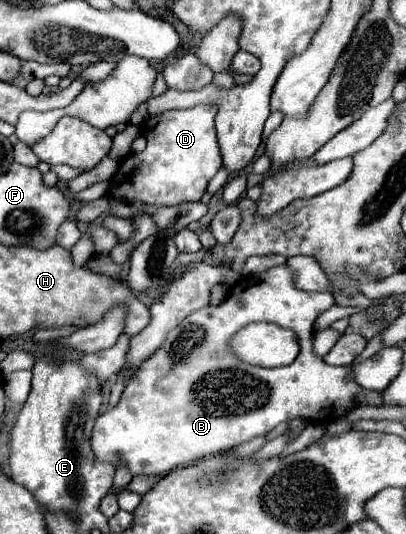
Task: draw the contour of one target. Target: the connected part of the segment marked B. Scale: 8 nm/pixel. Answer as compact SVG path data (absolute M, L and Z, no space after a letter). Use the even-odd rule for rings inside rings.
M291 257L287 259L287 267L271 267L259 275L241 277L231 287L229 297L221 305L207 305L187 315L187 319L183 319L175 329L169 331L159 351L145 359L135 371L135 375L129 379L119 403L97 417L91 435L91 449L97 461L111 463L115 469L127 465L131 475L165 475L167 471L173 471L175 467L187 467L187 463L195 463L201 457L233 449L257 435L271 431L281 421L301 417L311 421L326 420L328 423L357 407L361 387L353 381L353 371L350 367L327 365L311 349L315 321L321 313L334 305L335 300L331 293L305 293L299 289L325 291L327 277L315 277L313 257ZM287 267L297 269L297 289L293 287L291 273ZM249 323L277 323L283 329L295 331L301 345L297 359L291 365L273 369L249 365L237 359L231 351L231 339Z

